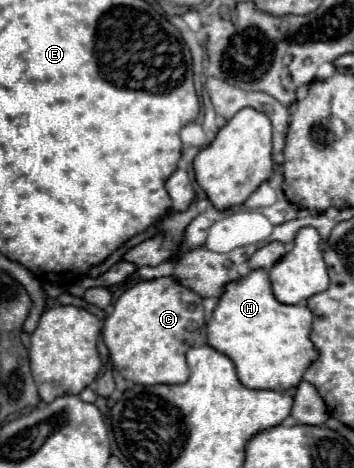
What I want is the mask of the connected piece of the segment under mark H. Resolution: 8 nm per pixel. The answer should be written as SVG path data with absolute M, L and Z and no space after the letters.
M252 270L248 276L228 284L208 320L208 344L234 362L236 374L246 388L262 390L290 390L300 384L306 368L318 358L310 332L310 308L278 302L266 270Z

